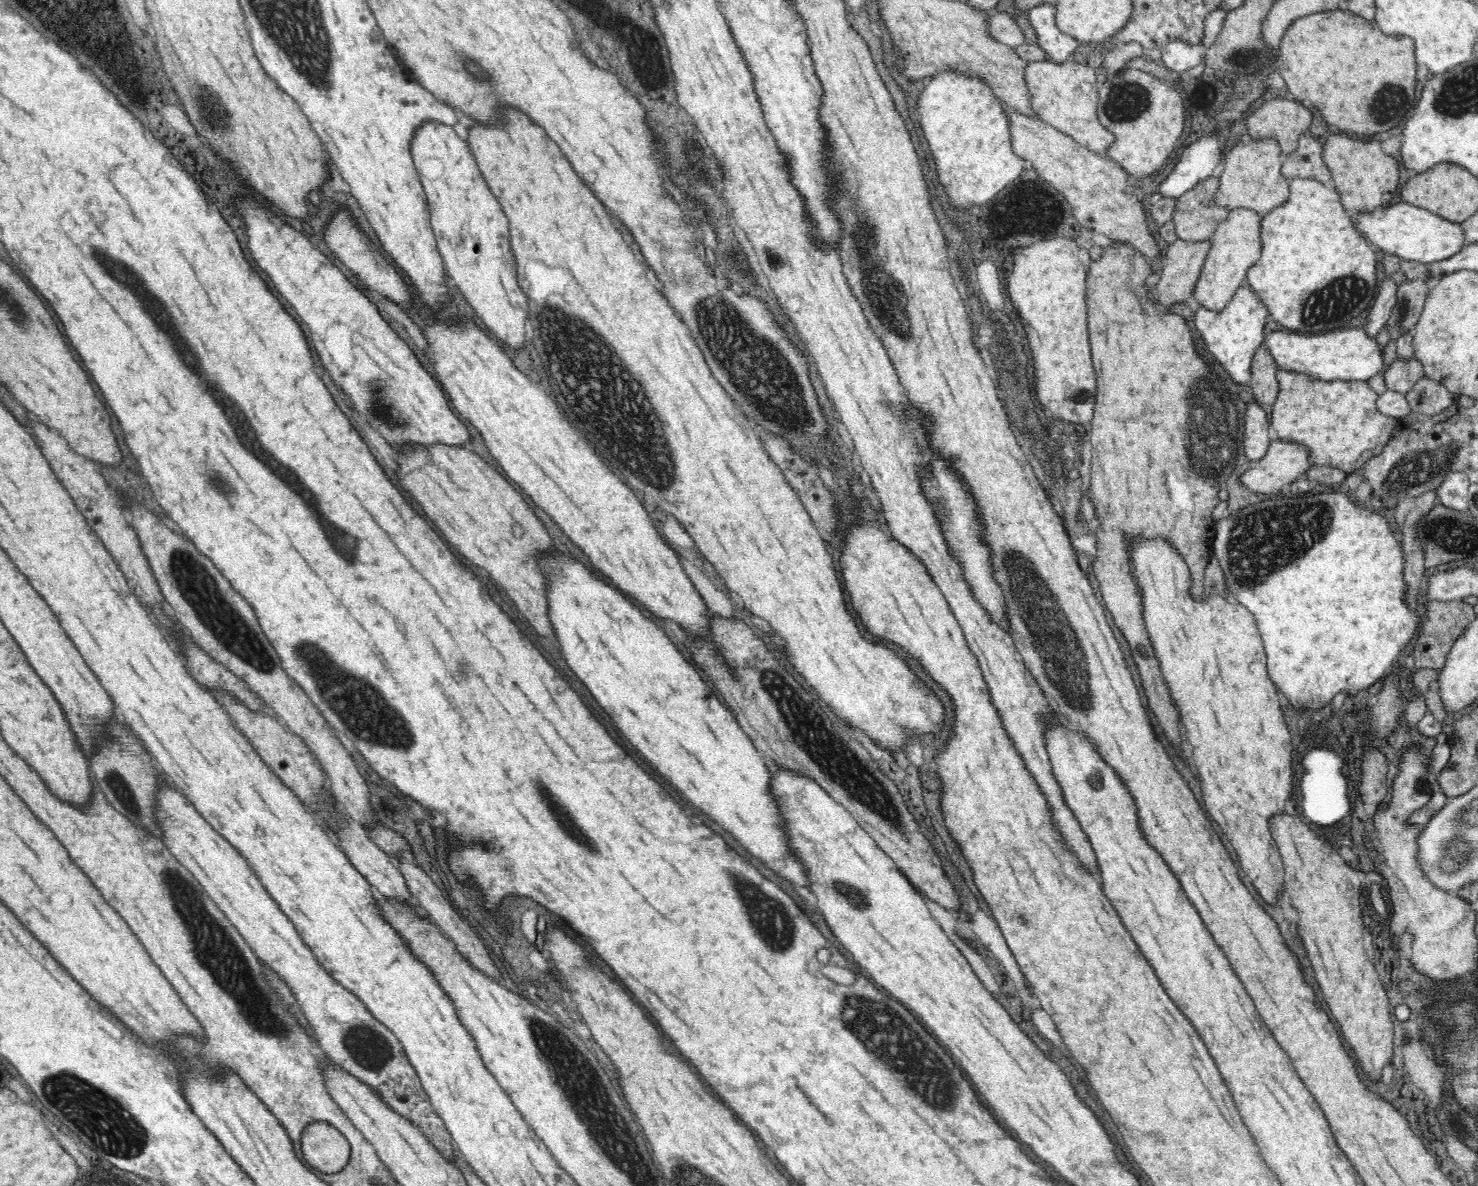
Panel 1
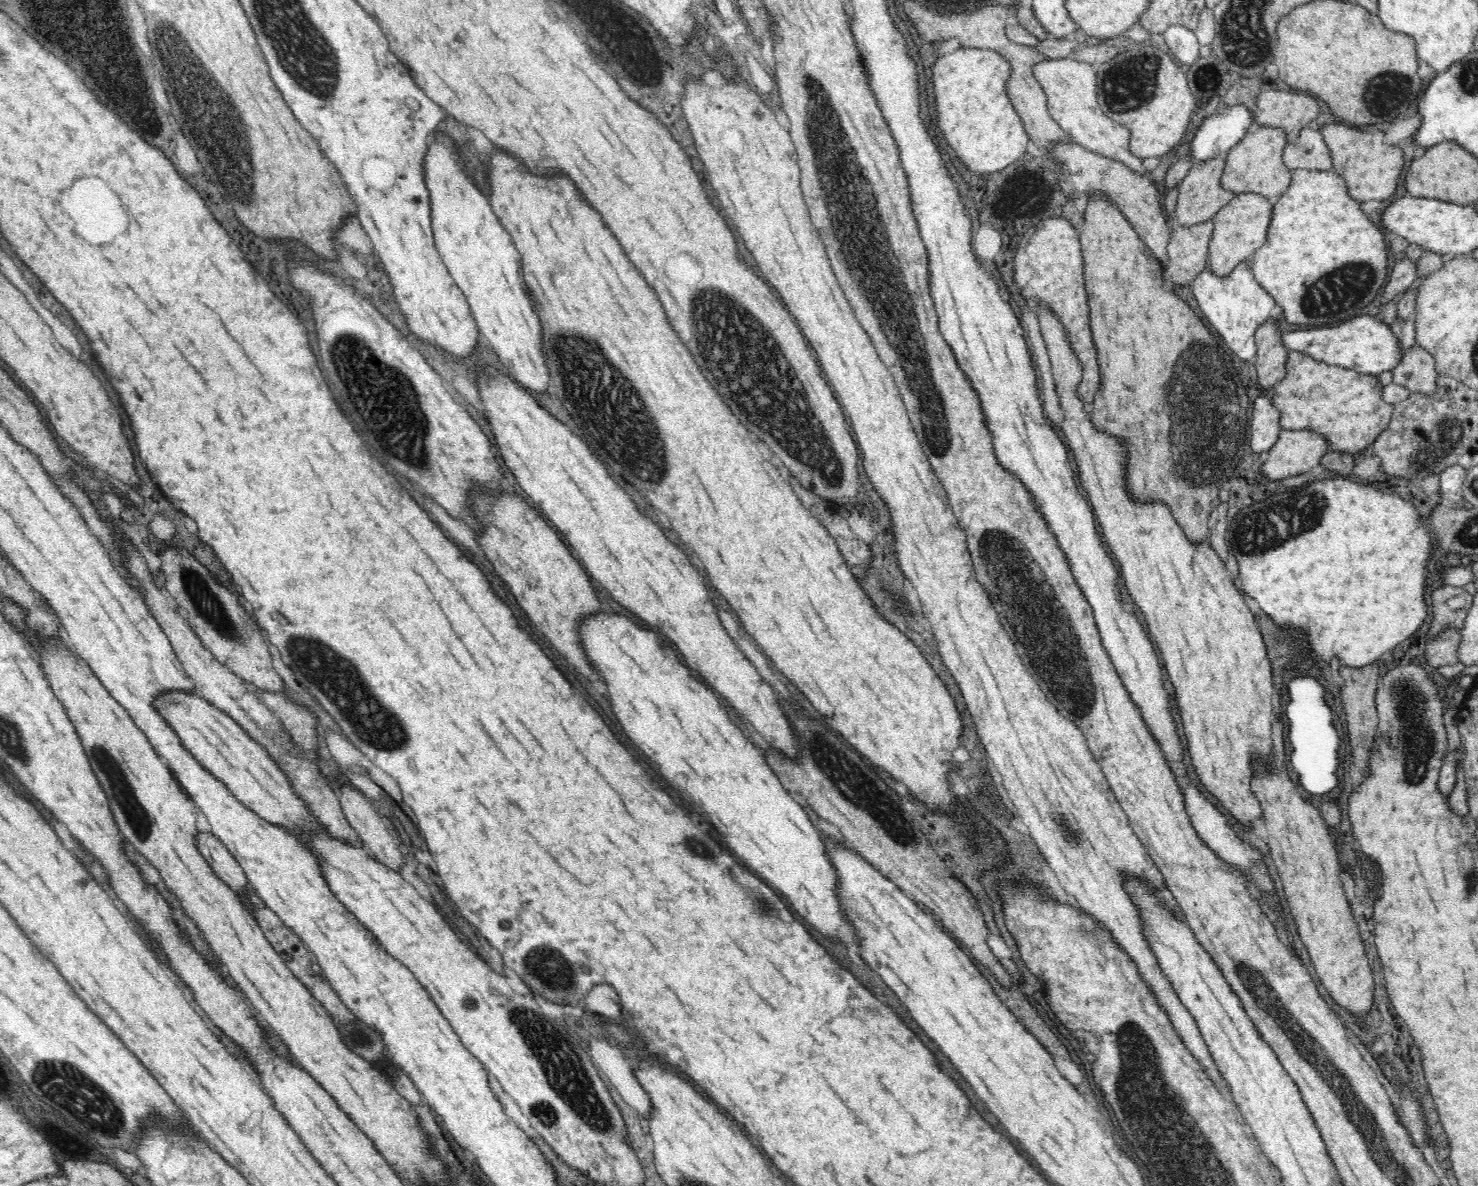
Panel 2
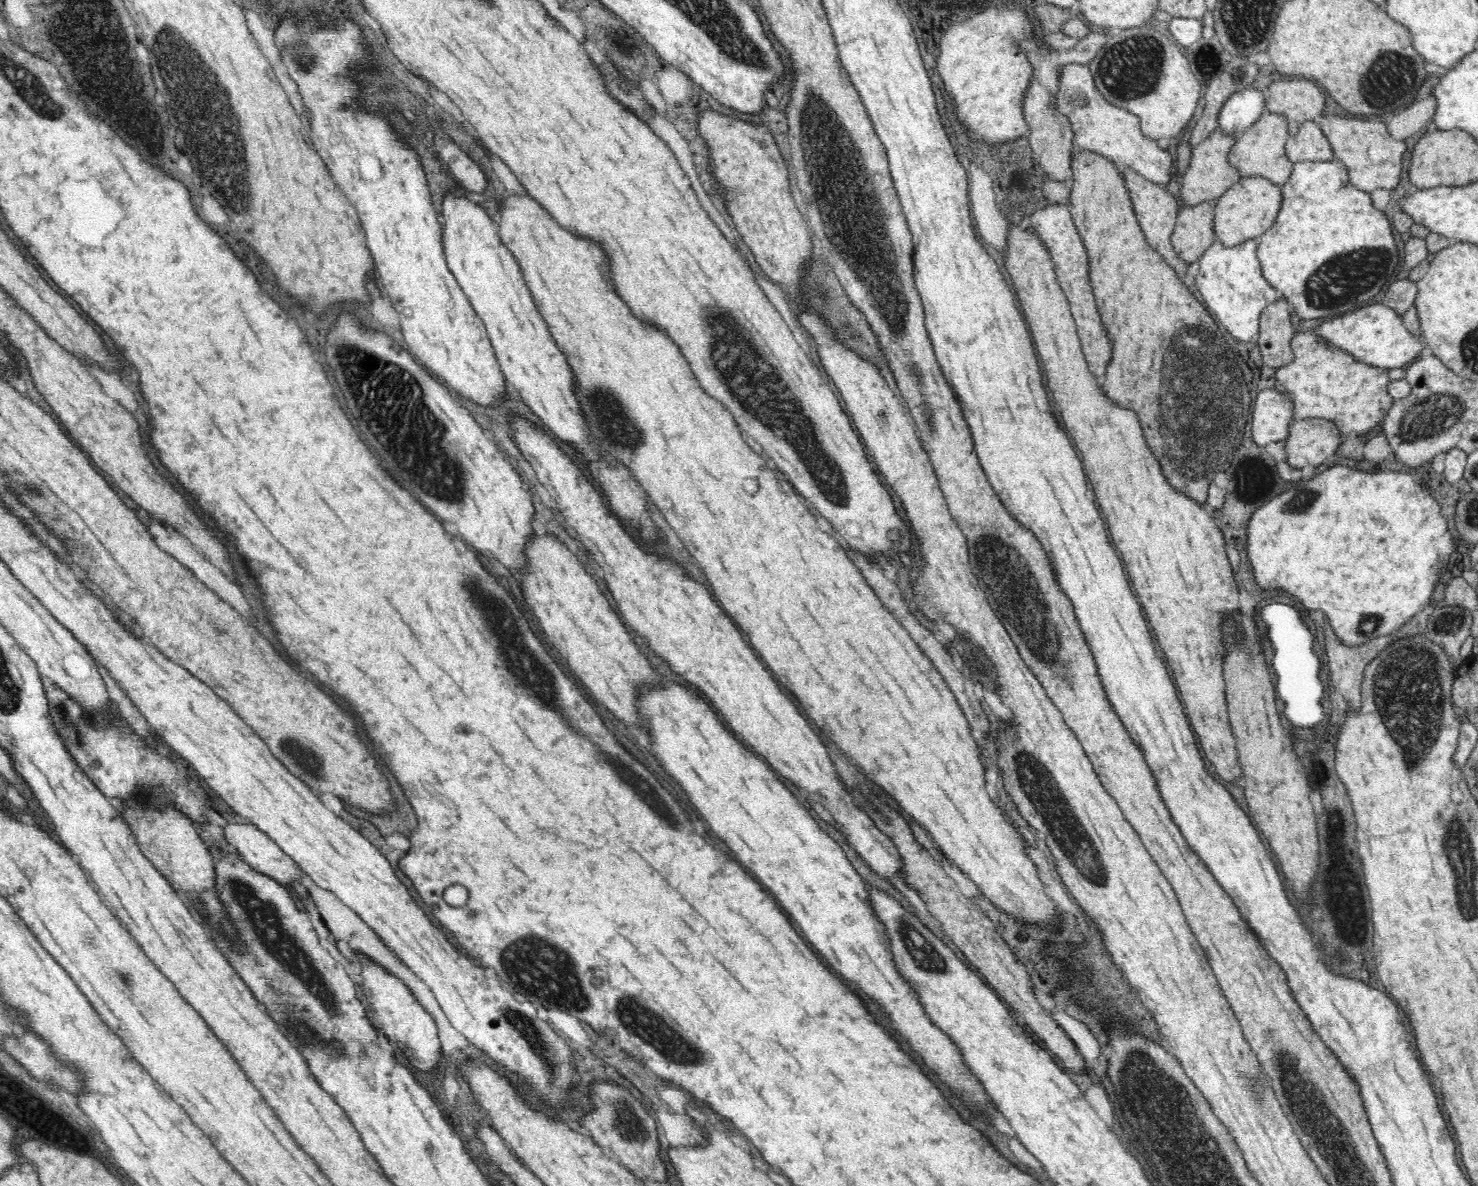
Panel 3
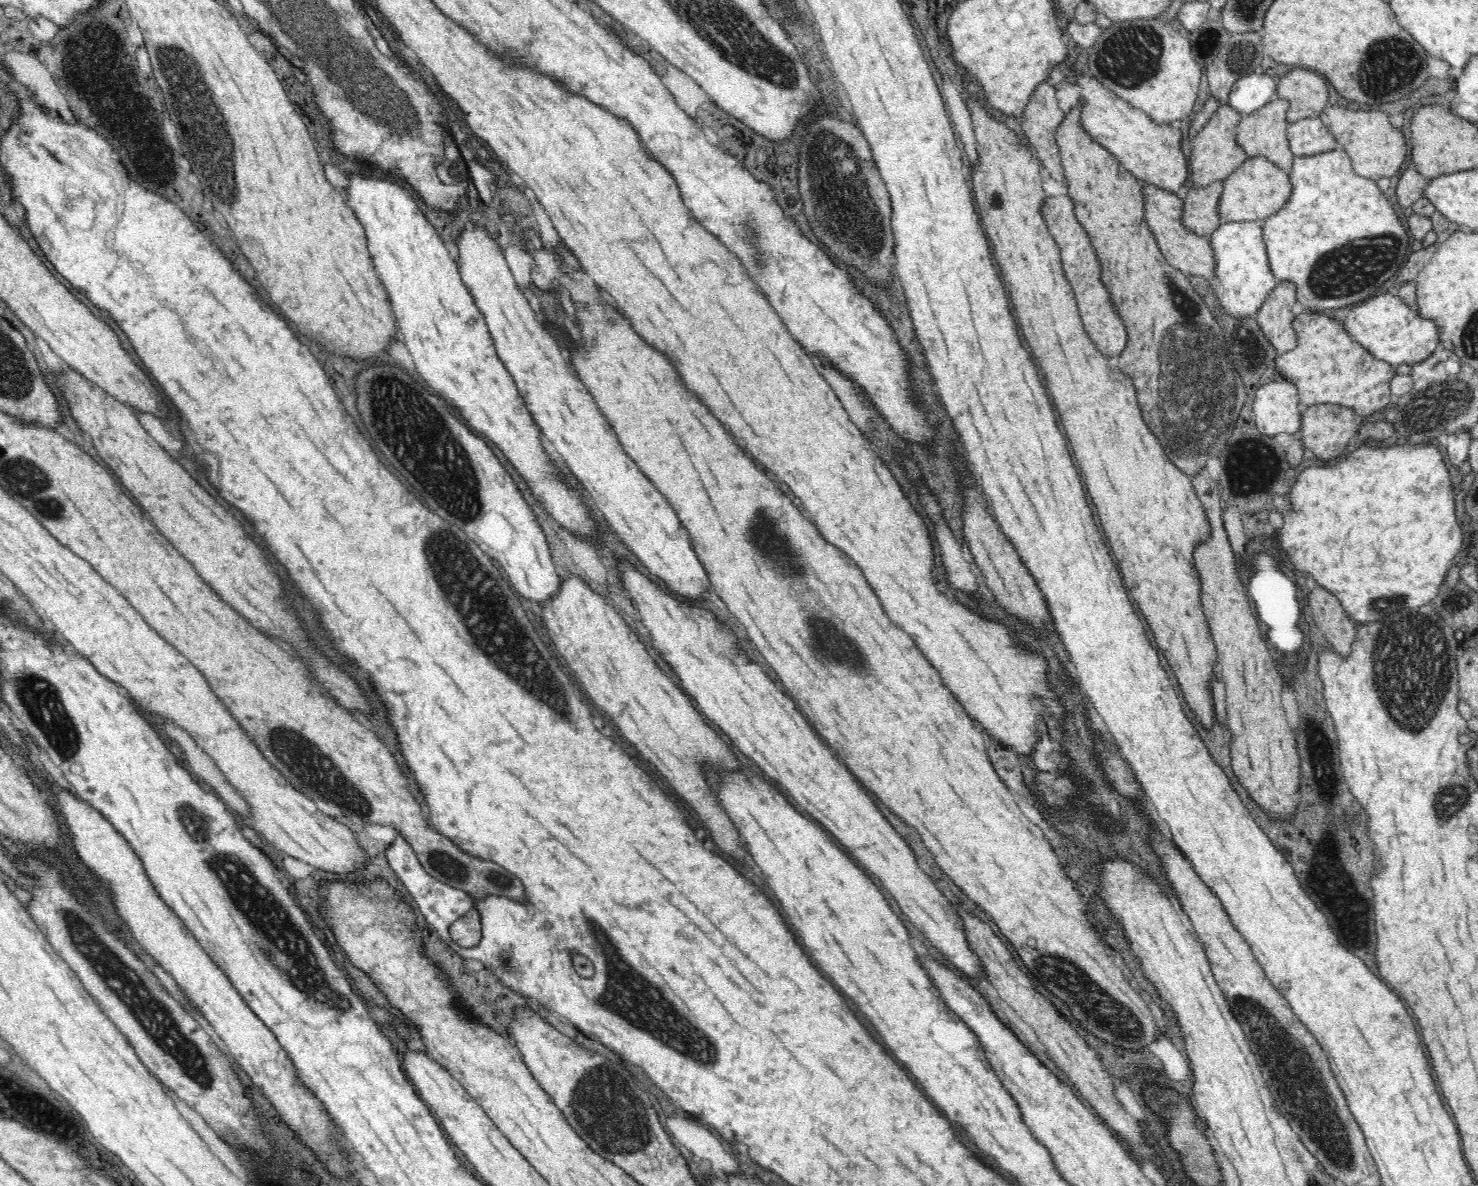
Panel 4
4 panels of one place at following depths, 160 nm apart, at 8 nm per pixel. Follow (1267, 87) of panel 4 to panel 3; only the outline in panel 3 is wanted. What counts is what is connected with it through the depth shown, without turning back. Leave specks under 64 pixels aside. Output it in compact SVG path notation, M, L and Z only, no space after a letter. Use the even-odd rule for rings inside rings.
M1246 87L1229 97L1230 100L1222 106L1217 127L1224 131L1224 135L1232 135L1236 139L1257 122L1262 112L1266 112L1265 96L1260 89Z

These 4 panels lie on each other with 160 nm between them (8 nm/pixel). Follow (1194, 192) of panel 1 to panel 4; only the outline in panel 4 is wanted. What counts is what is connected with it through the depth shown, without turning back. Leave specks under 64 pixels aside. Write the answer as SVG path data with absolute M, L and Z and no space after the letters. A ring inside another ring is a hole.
M1228 102L1220 105L1208 123L1192 140L1192 154L1189 158L1190 174L1194 187L1208 187L1210 183L1224 181L1247 158L1244 149L1236 143L1237 127L1242 116L1234 111Z

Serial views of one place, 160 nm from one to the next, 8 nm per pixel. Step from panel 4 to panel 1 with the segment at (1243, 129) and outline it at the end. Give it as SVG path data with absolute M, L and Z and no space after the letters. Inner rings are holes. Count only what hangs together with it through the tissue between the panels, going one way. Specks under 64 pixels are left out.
M1252 139L1248 144L1239 144L1232 148L1222 160L1218 171L1220 187L1215 194L1219 206L1234 210L1237 207L1247 207L1260 215L1282 206L1289 197L1288 181L1284 179L1281 170L1282 150L1276 139Z

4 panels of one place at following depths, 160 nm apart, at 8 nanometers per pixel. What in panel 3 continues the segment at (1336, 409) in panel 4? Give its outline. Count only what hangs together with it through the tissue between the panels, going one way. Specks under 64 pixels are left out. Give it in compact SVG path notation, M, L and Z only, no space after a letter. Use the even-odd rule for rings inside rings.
M1294 419L1285 440L1285 459L1294 468L1301 469L1306 464L1317 467L1335 456L1343 440L1339 427L1331 419Z

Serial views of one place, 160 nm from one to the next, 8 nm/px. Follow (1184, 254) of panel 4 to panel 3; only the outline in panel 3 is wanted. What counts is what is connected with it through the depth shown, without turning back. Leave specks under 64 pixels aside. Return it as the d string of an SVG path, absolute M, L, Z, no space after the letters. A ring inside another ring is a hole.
M1120 167L1122 176L1124 176L1124 183L1128 188L1128 194L1132 201L1133 209L1140 228L1143 230L1149 246L1161 255L1165 262L1168 263L1179 275L1183 276L1190 264L1187 264L1184 259L1176 255L1171 238L1174 227L1176 226L1178 216L1178 202L1172 194L1166 190L1165 186L1156 185L1144 179L1140 174L1128 167Z

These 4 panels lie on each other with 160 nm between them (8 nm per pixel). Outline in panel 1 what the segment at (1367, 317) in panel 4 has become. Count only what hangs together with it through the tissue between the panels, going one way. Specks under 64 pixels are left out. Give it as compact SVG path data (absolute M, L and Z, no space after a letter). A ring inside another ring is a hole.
M1352 327L1328 332L1322 336L1304 336L1304 333L1273 331L1265 337L1265 346L1276 363L1277 370L1294 370L1310 378L1323 380L1367 381L1382 373L1382 350L1376 338L1367 334L1366 327Z

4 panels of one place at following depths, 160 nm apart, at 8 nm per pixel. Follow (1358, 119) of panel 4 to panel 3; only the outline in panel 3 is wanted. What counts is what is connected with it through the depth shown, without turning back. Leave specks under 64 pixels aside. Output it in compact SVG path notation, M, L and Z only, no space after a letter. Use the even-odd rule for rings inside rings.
M1328 115L1321 116L1319 124L1322 124L1322 133L1326 136L1326 139L1331 145L1335 160L1343 162L1348 169L1348 175L1350 176L1350 183L1356 188L1360 188L1360 191L1372 192L1377 188L1386 189L1392 191L1397 189L1400 185L1400 176L1402 176L1402 160L1404 160L1404 154L1406 154L1407 146L1404 141L1394 139L1390 133L1386 124L1382 122L1370 122L1370 120L1362 120L1362 117L1352 118L1340 118L1340 116Z

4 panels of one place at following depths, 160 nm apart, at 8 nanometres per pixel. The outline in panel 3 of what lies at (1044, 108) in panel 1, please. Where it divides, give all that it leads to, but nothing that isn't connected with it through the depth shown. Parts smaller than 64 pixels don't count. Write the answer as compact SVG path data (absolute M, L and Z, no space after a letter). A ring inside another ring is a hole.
M1068 63L1059 70L1055 101L1056 109L1070 121L1076 146L1109 158L1117 166L1128 167L1156 185L1166 186L1172 181L1173 162L1168 148L1144 135L1136 115L1112 105L1100 94L1087 64Z

